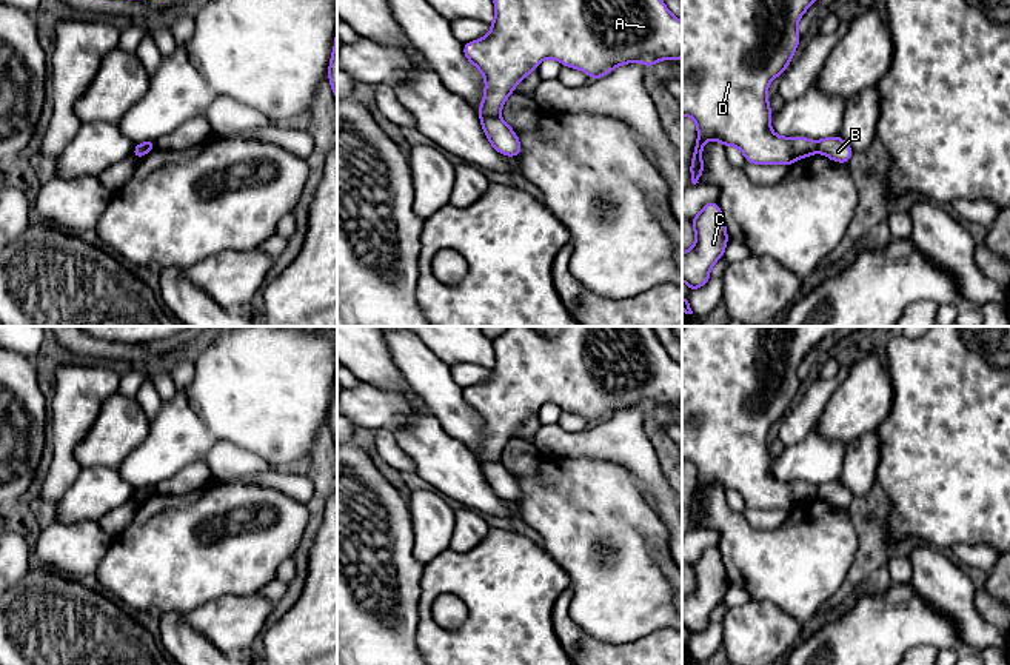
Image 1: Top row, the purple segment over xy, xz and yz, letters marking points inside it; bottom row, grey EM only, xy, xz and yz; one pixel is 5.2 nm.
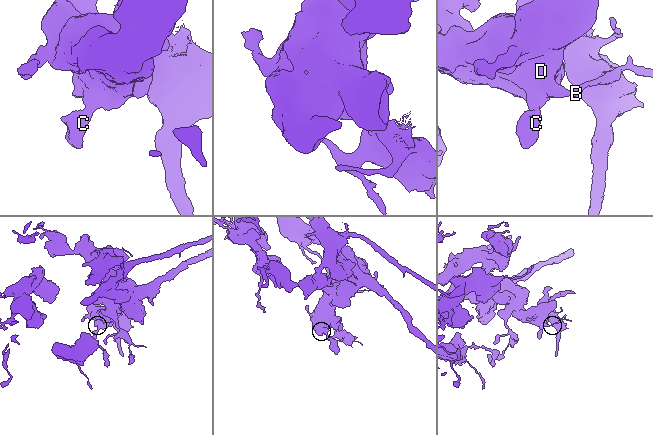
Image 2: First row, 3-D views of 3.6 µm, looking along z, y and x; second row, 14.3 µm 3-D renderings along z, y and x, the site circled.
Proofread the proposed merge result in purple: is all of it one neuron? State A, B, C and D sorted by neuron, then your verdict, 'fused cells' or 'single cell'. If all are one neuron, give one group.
A C D / B | fused cells

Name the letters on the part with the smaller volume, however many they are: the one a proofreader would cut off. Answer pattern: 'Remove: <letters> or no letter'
Remove: B

